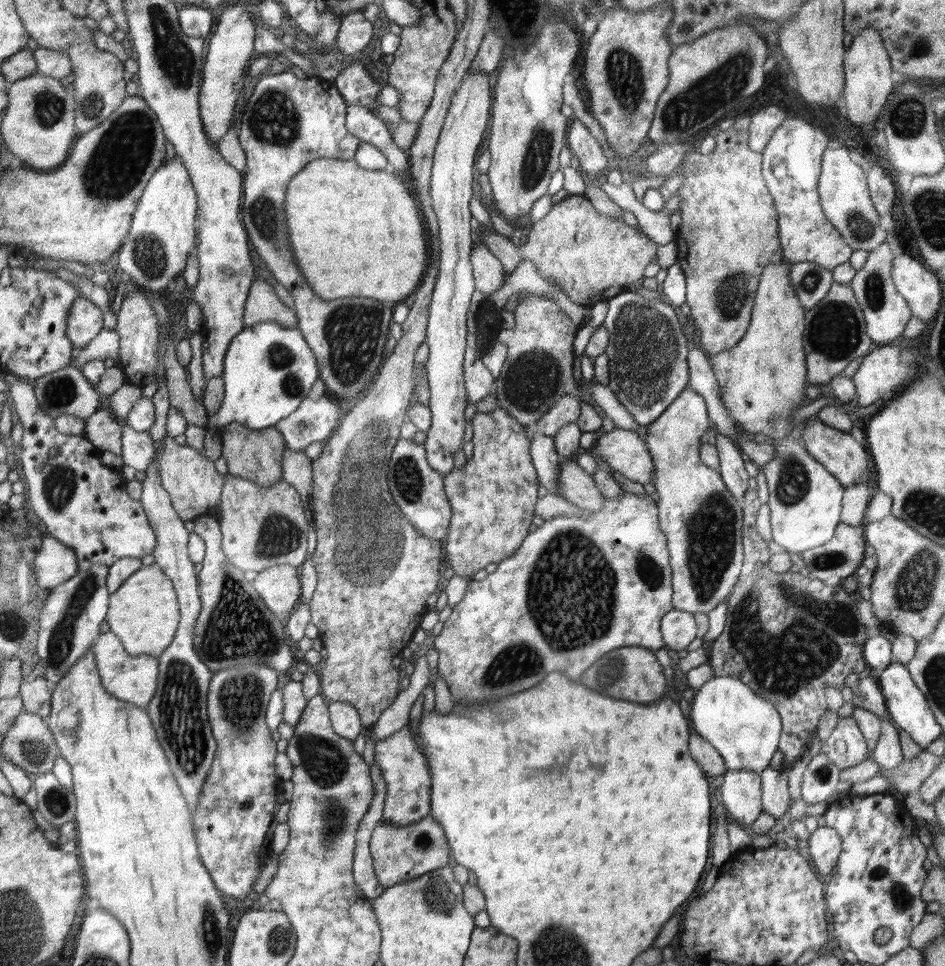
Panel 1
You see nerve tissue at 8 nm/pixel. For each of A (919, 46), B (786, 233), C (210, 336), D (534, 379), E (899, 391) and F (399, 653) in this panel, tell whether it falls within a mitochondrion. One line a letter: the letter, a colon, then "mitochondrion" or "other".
A: mitochondrion
B: other
C: other
D: mitochondrion
E: other
F: other

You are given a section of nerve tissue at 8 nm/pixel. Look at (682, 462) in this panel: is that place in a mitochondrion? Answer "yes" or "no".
no

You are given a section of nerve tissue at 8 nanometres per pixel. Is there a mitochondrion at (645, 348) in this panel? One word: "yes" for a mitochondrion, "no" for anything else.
yes

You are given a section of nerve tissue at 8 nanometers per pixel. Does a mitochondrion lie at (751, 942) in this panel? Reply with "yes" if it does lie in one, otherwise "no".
no

